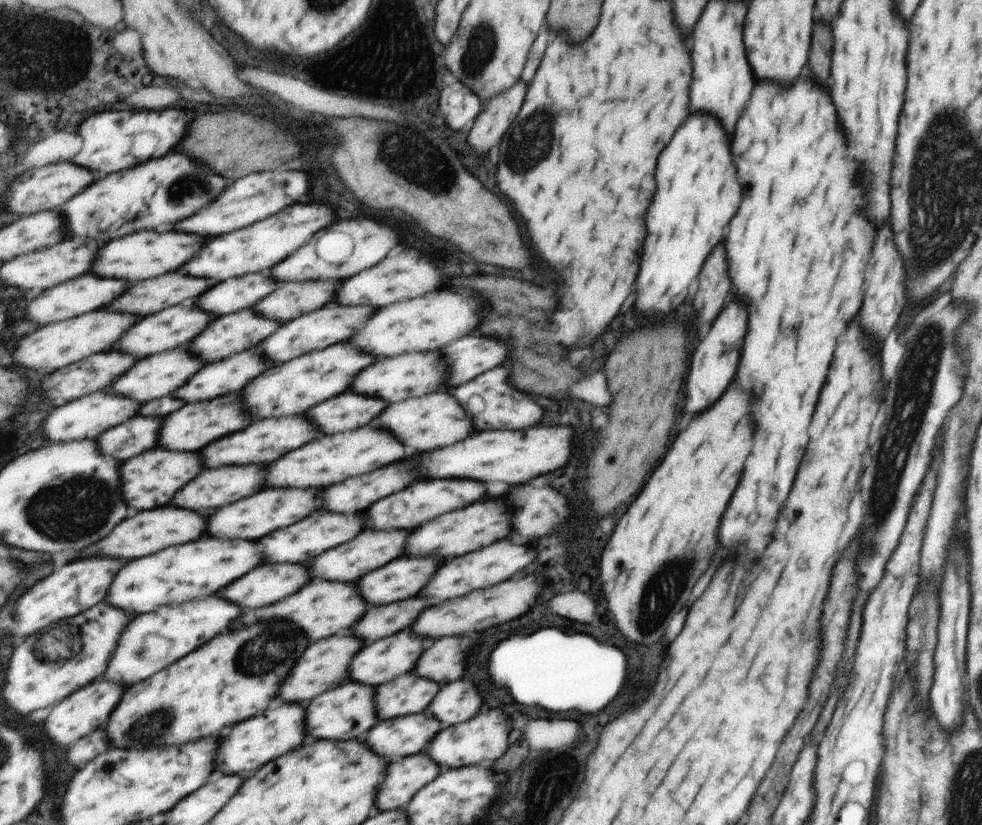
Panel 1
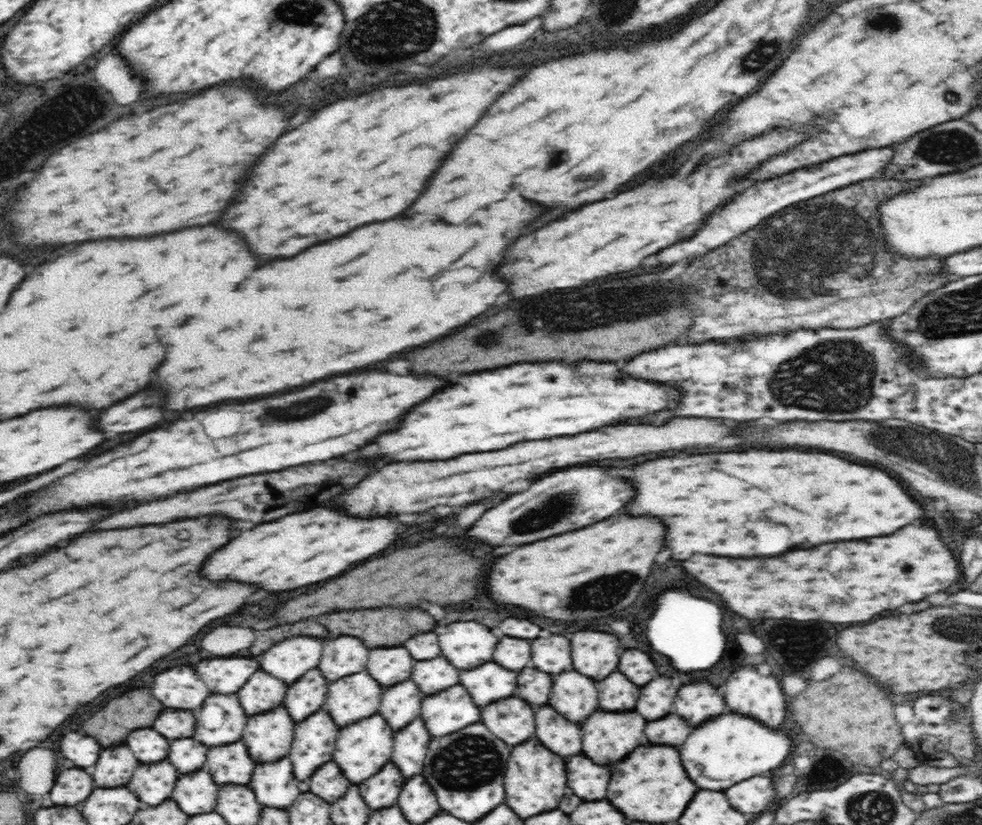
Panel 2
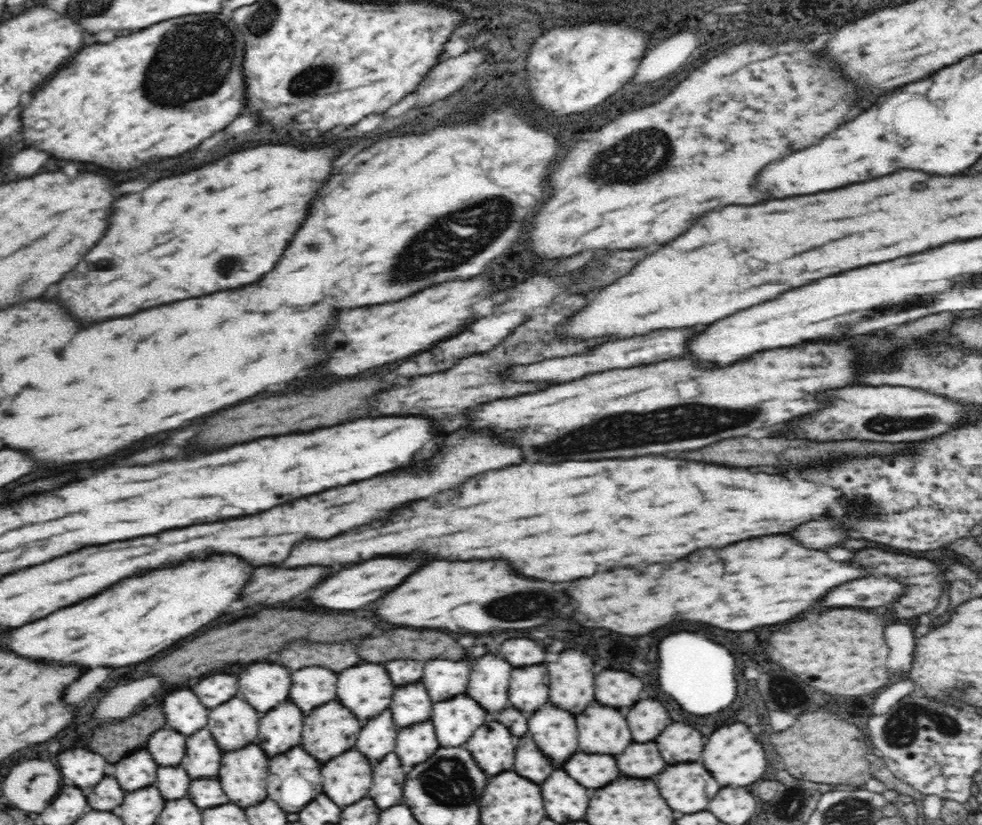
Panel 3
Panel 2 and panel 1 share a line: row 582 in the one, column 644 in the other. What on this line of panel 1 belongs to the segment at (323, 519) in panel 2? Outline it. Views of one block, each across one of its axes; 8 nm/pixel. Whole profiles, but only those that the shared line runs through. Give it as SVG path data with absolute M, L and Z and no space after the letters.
M693 112L687 116L687 124L675 132L675 140L671 140L671 148L659 156L659 192L655 192L655 200L651 200L651 208L647 208L647 244L643 252L643 260L639 264L639 280L637 280L637 300L635 310L641 314L667 314L673 310L673 300L669 296L685 296L691 280L697 276L705 256L709 250L721 240L723 228L735 214L741 198L741 186L737 182L735 166L731 160L729 138L725 130L713 116L703 116L703 112Z

